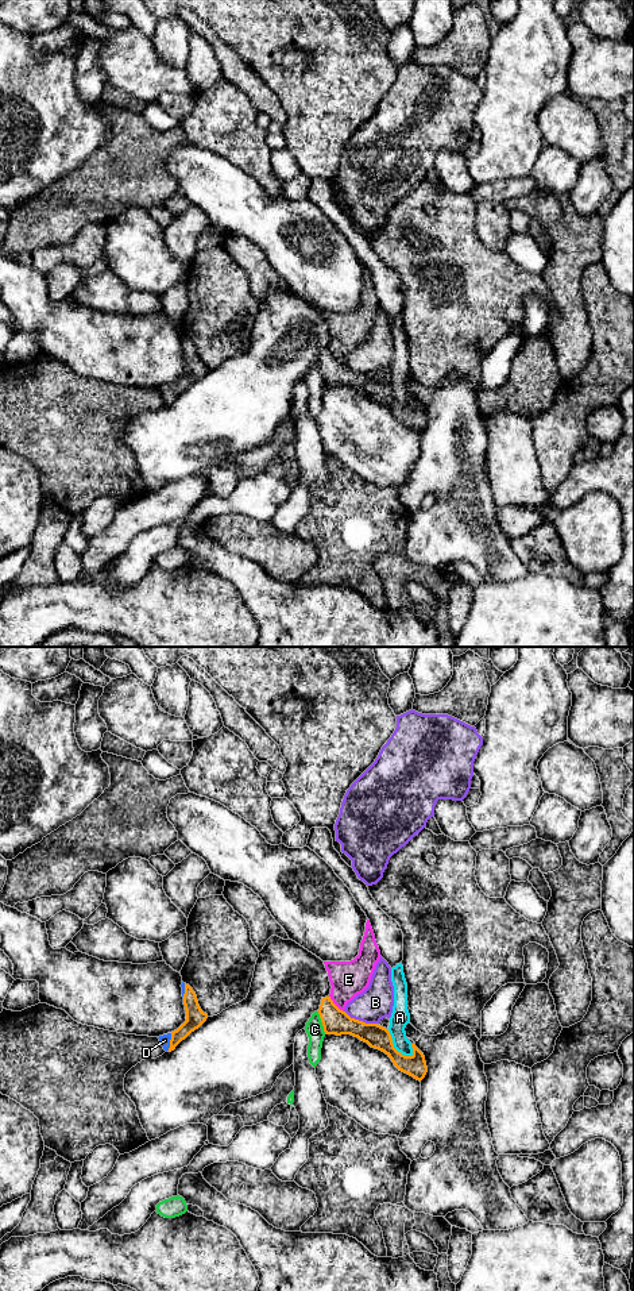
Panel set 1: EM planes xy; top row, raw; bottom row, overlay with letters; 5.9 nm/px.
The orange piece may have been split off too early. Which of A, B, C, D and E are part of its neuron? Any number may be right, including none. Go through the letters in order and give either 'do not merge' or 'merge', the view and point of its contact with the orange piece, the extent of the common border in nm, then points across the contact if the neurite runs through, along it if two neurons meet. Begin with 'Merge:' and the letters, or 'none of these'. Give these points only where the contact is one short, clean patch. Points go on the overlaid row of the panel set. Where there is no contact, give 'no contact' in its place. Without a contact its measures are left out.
Merge: D
A: do not merge; meets orange in xy at (393, 1047); contact 220 nm long
B: do not merge; meets orange in xy at (360, 1021); contact 220 nm long
C: do not merge; meets orange in xy at (321, 1021); contact 140 nm long
D: merge; meets orange in xy at (170, 1043); contact 120 nm long; runs through xy (196, 1017), (170, 1043), (165, 1040)
E: do not merge; meets orange in xy at (333, 1004); contact 130 nm long; border along xy (329, 995), (343, 1012)

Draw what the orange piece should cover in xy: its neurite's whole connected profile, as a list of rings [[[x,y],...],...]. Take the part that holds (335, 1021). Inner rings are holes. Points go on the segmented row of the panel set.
[[[330,997],[321,999],[318,1014],[324,1026],[325,1034],[351,1034],[367,1043],[371,1048],[384,1052],[394,1065],[413,1076],[422,1080],[428,1072],[424,1053],[411,1044],[413,1055],[405,1056],[394,1048],[388,1029],[378,1024],[366,1024],[363,1021],[351,1018],[345,1011],[340,1010]]]

